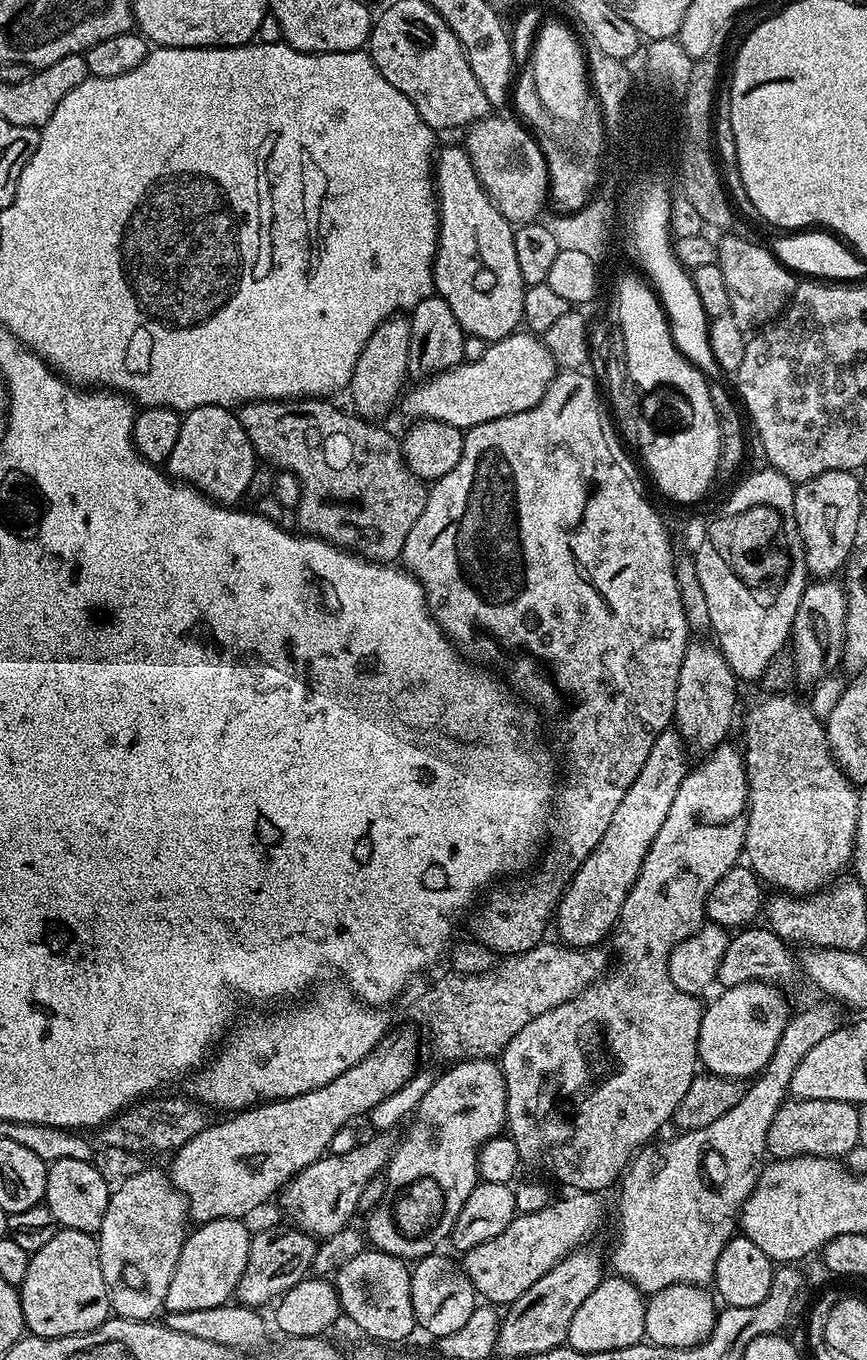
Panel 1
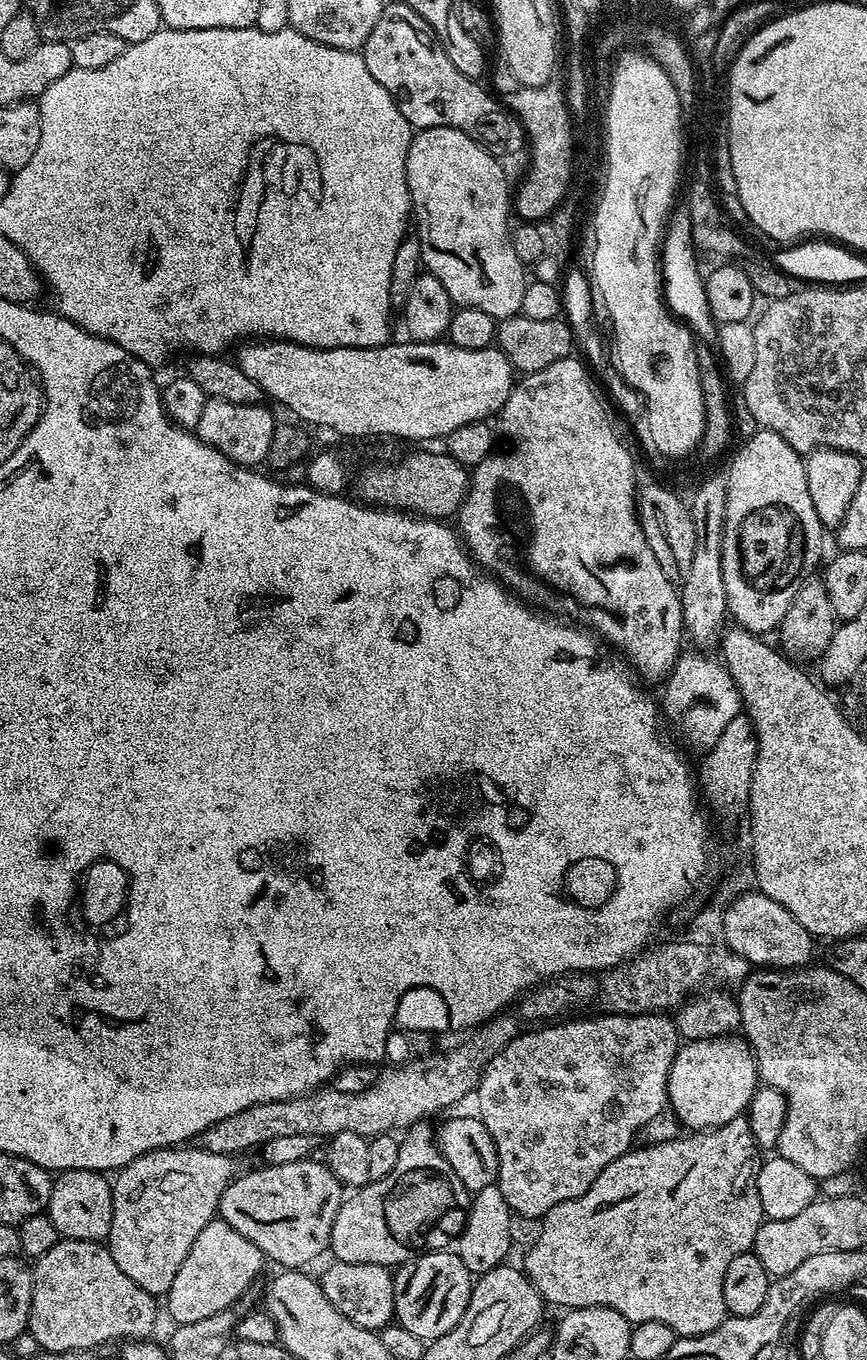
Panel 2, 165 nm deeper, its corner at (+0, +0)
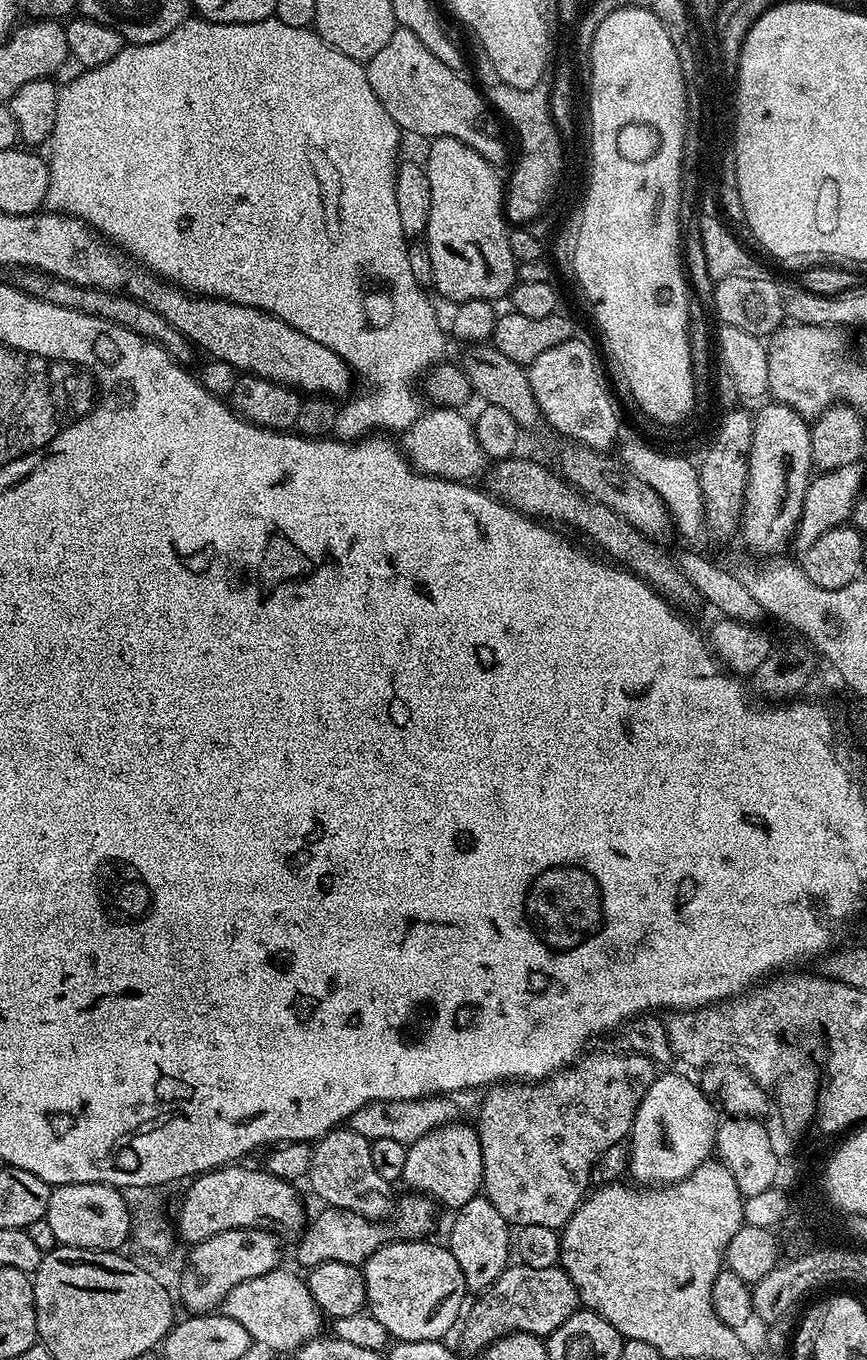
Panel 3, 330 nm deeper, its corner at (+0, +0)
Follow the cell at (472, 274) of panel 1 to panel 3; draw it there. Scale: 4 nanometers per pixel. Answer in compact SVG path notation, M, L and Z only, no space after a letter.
M437 136L431 141L428 148L428 160L426 167L430 178L430 218L428 219L428 230L426 233L426 243L430 250L430 266L432 267L432 284L437 288L446 299L451 302L461 300L491 300L500 302L500 299L507 297L511 293L518 280L518 265L514 254L510 254L510 242L508 241L509 225L506 223L506 188L500 185L500 176L497 165L486 162L482 154L475 152L470 146L458 142L449 136Z

